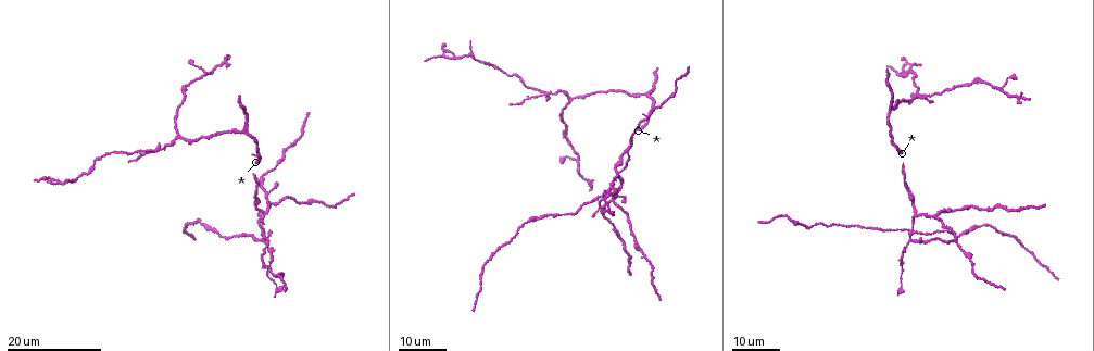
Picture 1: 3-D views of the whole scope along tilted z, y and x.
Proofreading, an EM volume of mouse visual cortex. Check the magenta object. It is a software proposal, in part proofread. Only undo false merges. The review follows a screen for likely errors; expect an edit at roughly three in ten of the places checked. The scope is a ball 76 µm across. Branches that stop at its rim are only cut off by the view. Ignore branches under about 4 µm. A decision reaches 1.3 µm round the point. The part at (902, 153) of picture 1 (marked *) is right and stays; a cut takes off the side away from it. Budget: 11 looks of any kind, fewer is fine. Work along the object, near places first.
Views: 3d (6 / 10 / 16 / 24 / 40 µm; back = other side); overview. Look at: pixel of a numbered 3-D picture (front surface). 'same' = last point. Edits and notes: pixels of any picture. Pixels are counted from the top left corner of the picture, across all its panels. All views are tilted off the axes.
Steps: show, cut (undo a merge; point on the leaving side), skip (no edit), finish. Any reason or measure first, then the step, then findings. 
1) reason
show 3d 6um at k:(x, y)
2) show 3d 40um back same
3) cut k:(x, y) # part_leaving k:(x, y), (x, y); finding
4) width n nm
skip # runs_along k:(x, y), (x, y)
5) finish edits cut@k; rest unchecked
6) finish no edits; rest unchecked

branch point
show 3d 16um at 1:(936, 217)

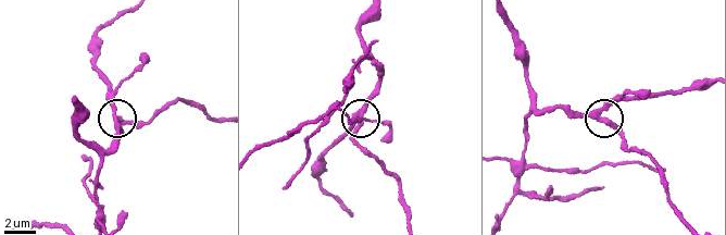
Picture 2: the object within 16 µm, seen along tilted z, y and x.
show 3d 6um at 2:(115, 117)

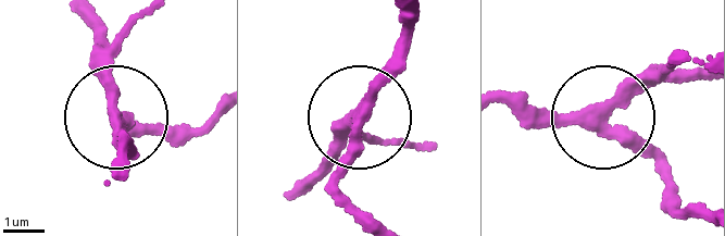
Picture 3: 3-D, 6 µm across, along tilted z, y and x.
other side
show 3d 6um back at 3:(114, 117)

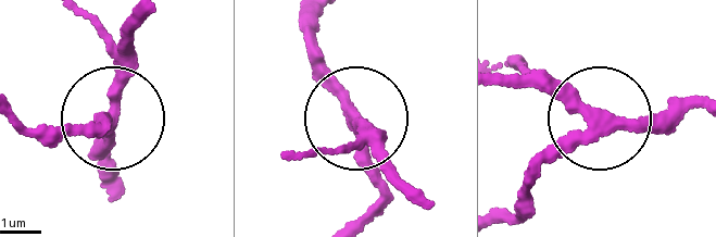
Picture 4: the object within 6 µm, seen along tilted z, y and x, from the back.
arms 3
skip # runs_along 4:(698, 108), (589, 128), (532, 184); continuous, no second neuron

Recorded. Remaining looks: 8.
show 3d 16um at 1:(612, 183)

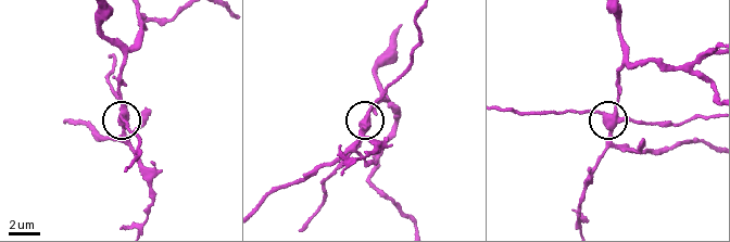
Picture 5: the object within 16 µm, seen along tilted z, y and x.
show 3d 6um at 5:(364, 117)

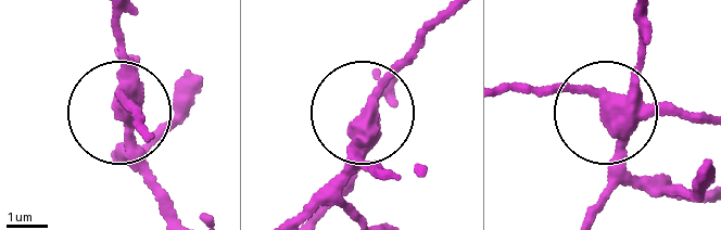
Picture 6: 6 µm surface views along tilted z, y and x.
other side
show 3d 6um back at 6:(368, 112)

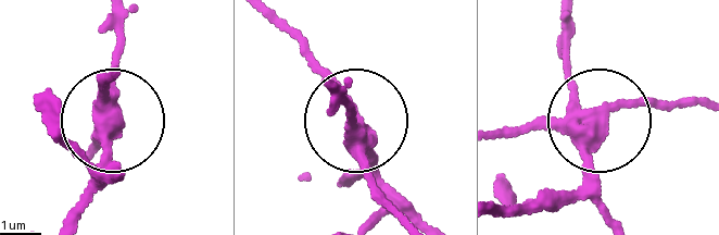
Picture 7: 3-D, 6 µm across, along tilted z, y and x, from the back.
cut 7:(634, 104) # part_leaving 7:(589, 133), (627, 106), (697, 102); a second neuron is stuck on

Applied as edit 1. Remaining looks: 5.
show overview

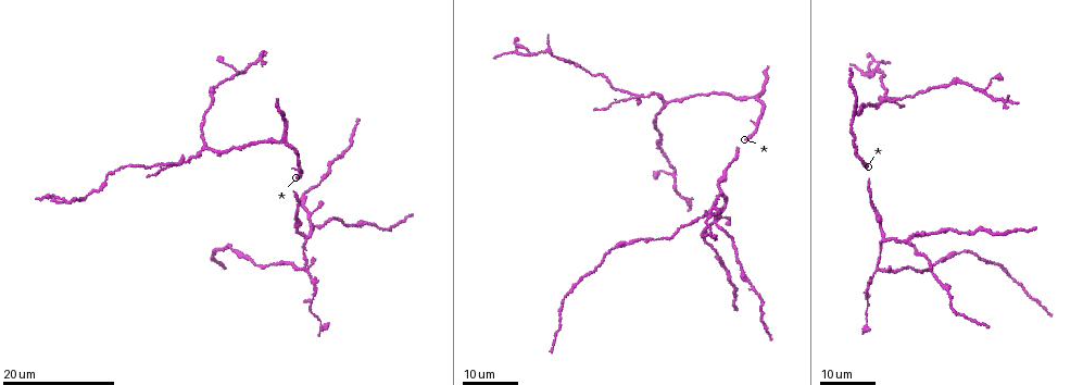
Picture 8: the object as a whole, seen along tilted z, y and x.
a fork
show 3d 16um at 8:(854, 114)

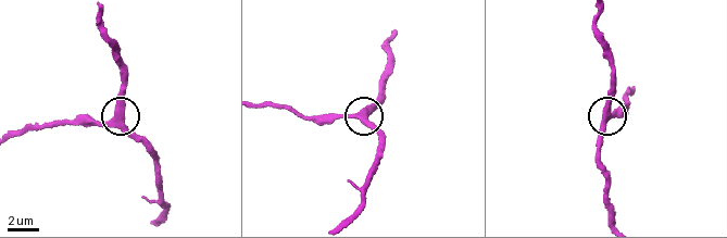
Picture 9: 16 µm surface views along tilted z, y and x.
zoom in
show 3d 10um at 9:(608, 113)

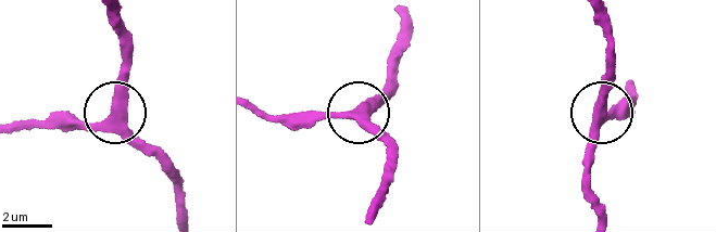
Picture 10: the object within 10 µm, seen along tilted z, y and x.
show 3d 6um at 10:(114, 113)

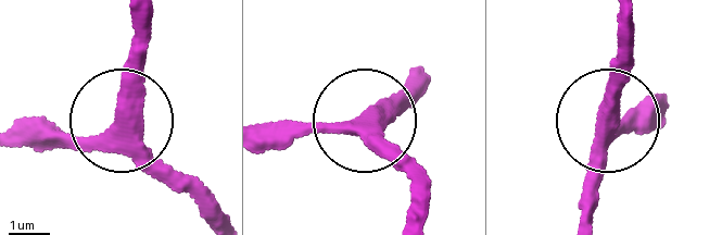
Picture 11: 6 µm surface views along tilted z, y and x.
width 390 nm
skip # runs_along 11:(591, 221), (619, 17); one neuron here

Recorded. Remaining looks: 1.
finish edits cut@7; rest unchecked

